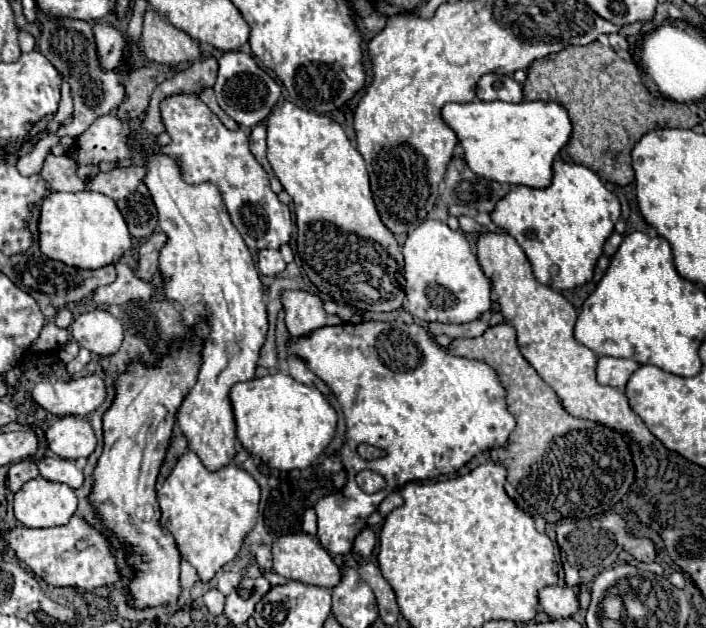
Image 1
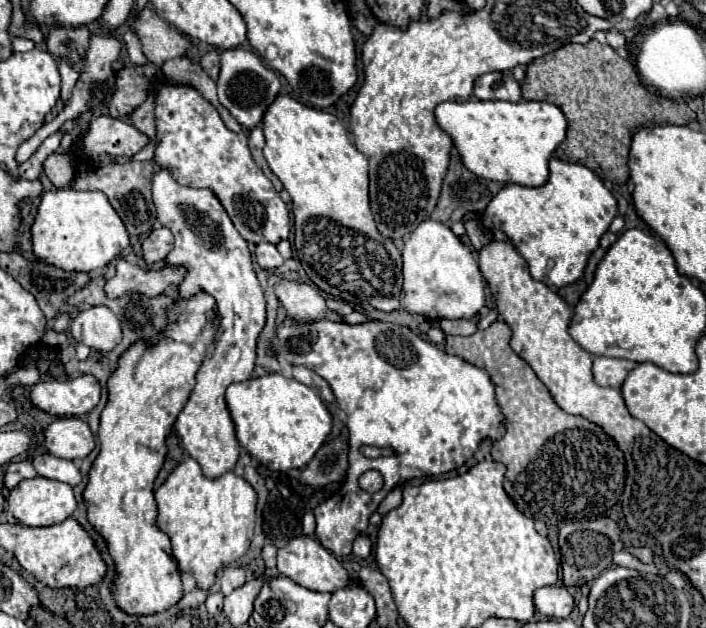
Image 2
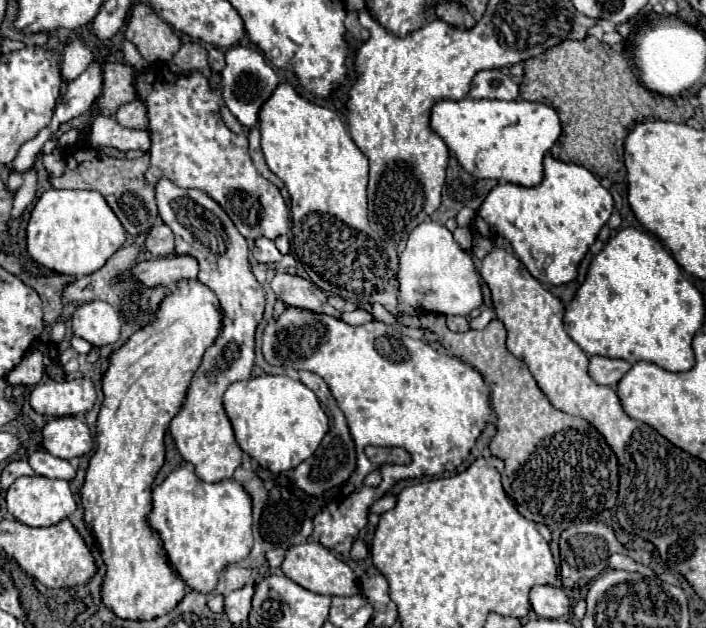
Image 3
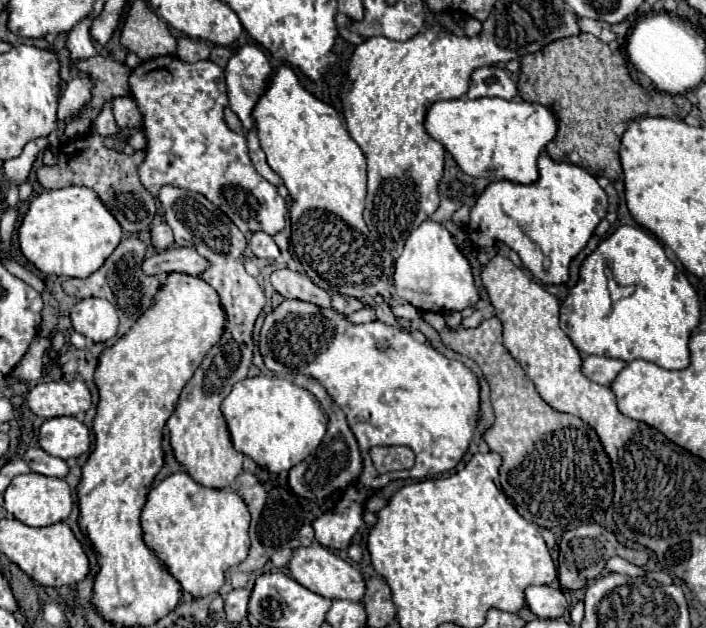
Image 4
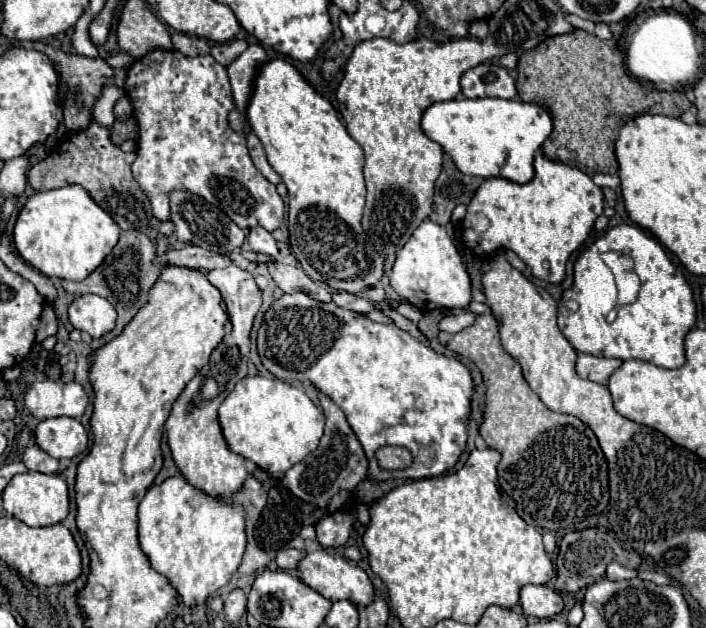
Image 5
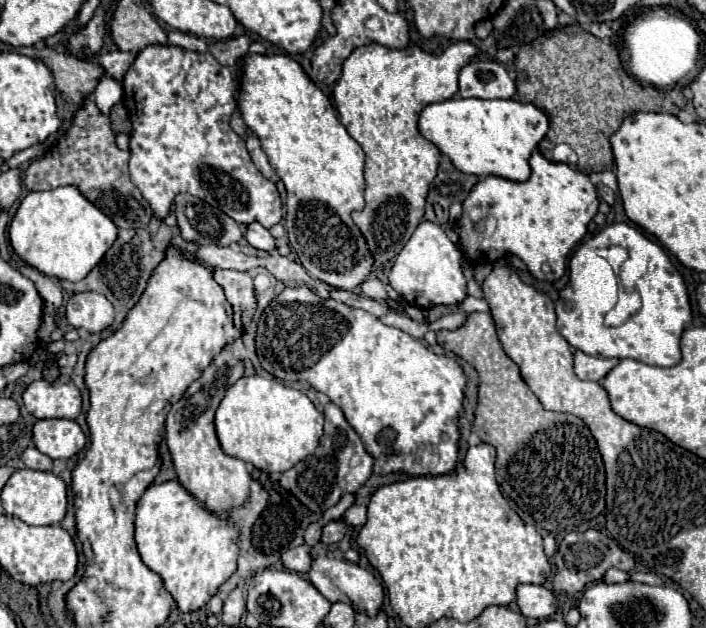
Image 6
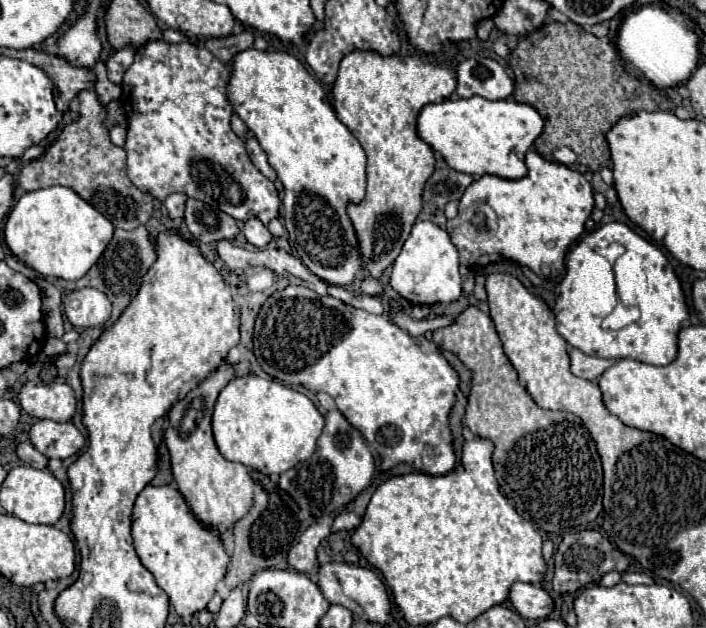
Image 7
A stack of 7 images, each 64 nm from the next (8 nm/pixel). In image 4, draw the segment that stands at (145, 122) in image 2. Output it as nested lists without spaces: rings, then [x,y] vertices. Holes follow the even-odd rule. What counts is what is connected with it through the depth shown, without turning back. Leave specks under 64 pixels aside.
[[[132,98],[114,100],[112,112],[120,128],[142,128],[142,114],[138,110],[138,104]]]

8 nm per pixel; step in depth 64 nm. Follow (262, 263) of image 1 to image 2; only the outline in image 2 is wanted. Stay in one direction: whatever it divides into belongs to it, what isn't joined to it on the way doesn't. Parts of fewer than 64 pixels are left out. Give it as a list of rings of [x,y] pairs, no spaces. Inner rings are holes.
[[[258,244],[256,246],[256,262],[262,270],[276,270],[284,264],[284,258],[280,256],[280,252],[276,250],[274,244]]]

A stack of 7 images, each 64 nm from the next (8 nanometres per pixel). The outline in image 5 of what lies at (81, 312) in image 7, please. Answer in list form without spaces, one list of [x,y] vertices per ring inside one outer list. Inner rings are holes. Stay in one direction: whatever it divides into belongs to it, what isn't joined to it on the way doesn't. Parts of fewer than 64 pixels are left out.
[[[96,294],[76,298],[68,308],[68,318],[76,330],[88,332],[92,338],[102,338],[116,326],[116,310],[106,298]]]

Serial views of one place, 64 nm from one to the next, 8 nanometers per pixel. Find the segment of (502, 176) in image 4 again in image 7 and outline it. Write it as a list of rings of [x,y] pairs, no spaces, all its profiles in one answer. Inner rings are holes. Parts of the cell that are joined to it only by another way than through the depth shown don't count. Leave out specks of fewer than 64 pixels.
[[[472,96],[472,98],[456,98],[456,100],[444,100],[438,104],[428,104],[422,108],[418,122],[418,136],[430,144],[436,152],[444,156],[450,168],[456,168],[458,172],[472,174],[472,176],[500,176],[508,180],[518,180],[528,174],[526,168],[526,152],[534,144],[534,140],[544,132],[544,120],[538,114],[536,108],[530,104],[520,104],[516,100],[486,100],[482,96]]]

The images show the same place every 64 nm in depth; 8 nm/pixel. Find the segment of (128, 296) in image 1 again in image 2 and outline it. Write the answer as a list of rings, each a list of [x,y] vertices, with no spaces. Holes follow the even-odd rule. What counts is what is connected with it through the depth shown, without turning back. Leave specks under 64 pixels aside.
[[[118,260],[116,276],[106,282],[104,294],[108,298],[122,298],[126,294],[136,292],[152,298],[162,294],[166,288],[176,286],[180,282],[180,276],[184,276],[184,270],[180,268],[162,266],[160,270],[152,270],[134,266],[126,260]]]

